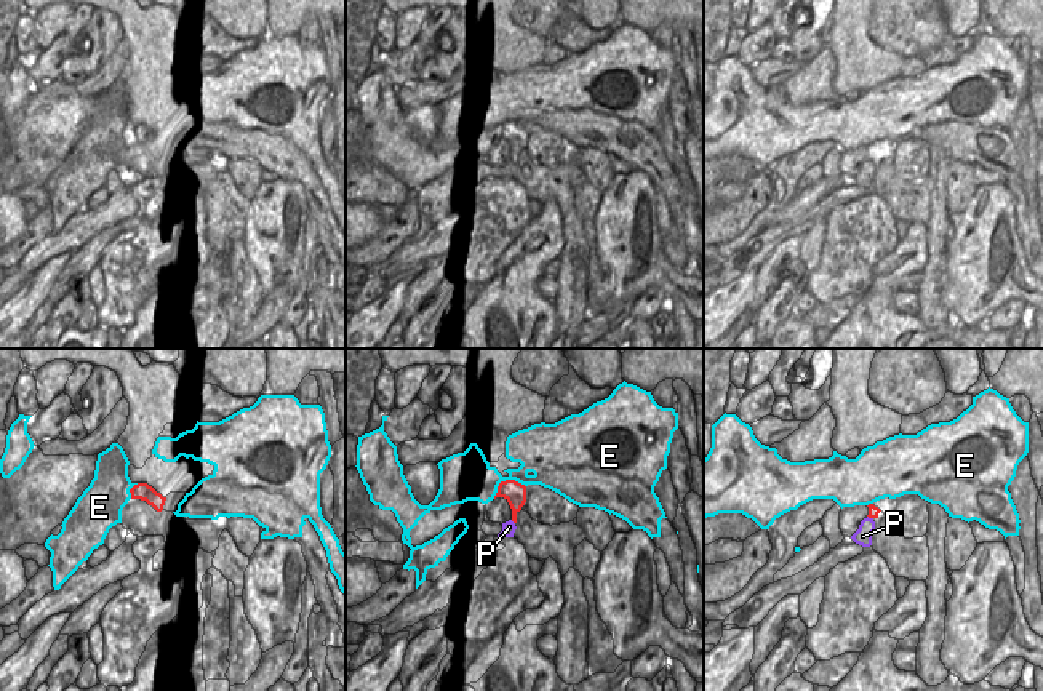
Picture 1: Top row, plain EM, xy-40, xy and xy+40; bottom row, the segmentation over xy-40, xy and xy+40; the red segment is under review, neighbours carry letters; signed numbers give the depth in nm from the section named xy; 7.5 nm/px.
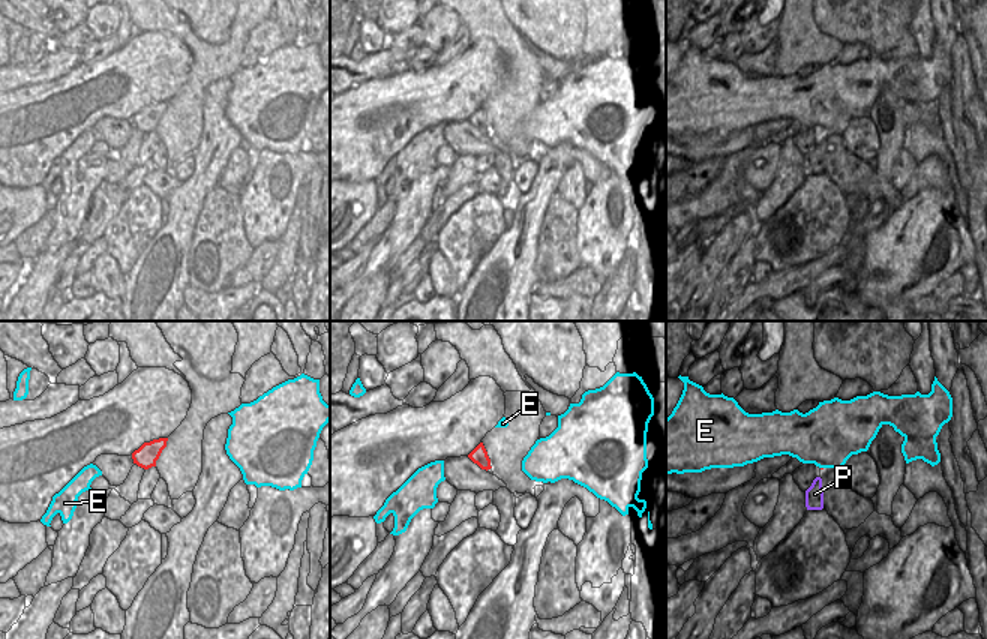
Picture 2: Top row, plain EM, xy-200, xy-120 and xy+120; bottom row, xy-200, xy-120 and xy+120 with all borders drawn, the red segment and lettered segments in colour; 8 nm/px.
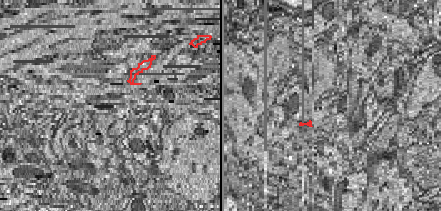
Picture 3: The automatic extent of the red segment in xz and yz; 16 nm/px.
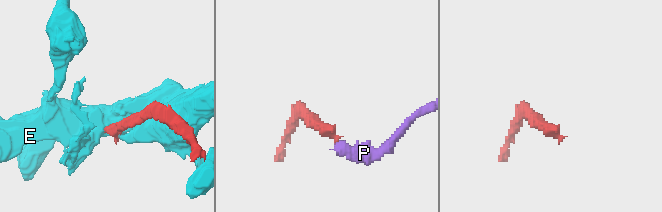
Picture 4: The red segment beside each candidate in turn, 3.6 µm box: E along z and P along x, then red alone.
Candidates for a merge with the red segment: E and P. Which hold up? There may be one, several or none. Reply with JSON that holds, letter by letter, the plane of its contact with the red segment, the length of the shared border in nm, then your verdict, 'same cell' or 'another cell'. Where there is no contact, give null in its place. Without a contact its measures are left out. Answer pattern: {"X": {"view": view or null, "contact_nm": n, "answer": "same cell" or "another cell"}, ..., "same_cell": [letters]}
{"E": {"view": "xy", "contact_nm": 280, "answer": "another cell"}, "P": {"view": "xy+40", "contact_nm": 60, "answer": "another cell"}, "same_cell": []}

